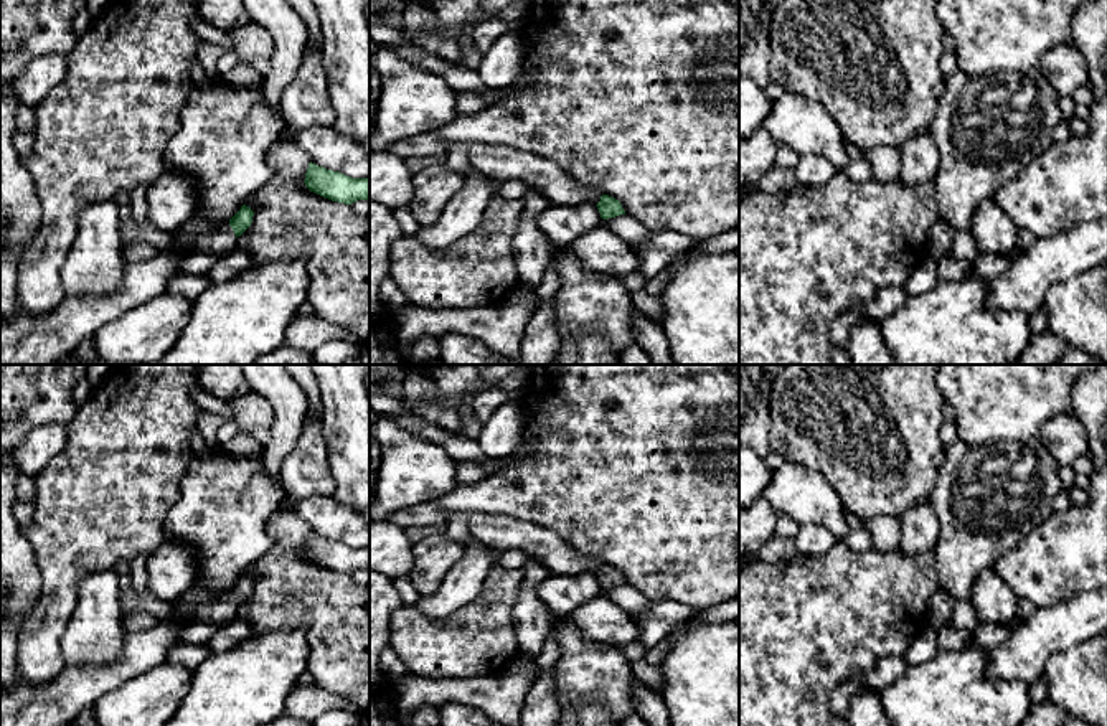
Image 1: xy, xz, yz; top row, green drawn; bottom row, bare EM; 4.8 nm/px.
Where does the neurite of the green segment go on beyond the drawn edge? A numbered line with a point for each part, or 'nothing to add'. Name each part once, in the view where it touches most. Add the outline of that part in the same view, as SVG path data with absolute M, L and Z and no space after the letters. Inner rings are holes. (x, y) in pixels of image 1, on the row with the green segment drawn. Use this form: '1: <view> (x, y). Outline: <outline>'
1: xy (220, 240). Outline: M190 216L178 229L191 241L195 251L211 252L218 257L228 254L236 246L236 234L229 221L219 226L198 216Z

